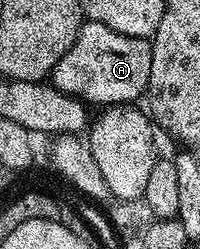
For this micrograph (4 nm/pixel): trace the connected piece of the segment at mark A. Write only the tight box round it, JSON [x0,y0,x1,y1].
[50,21,152,105]

